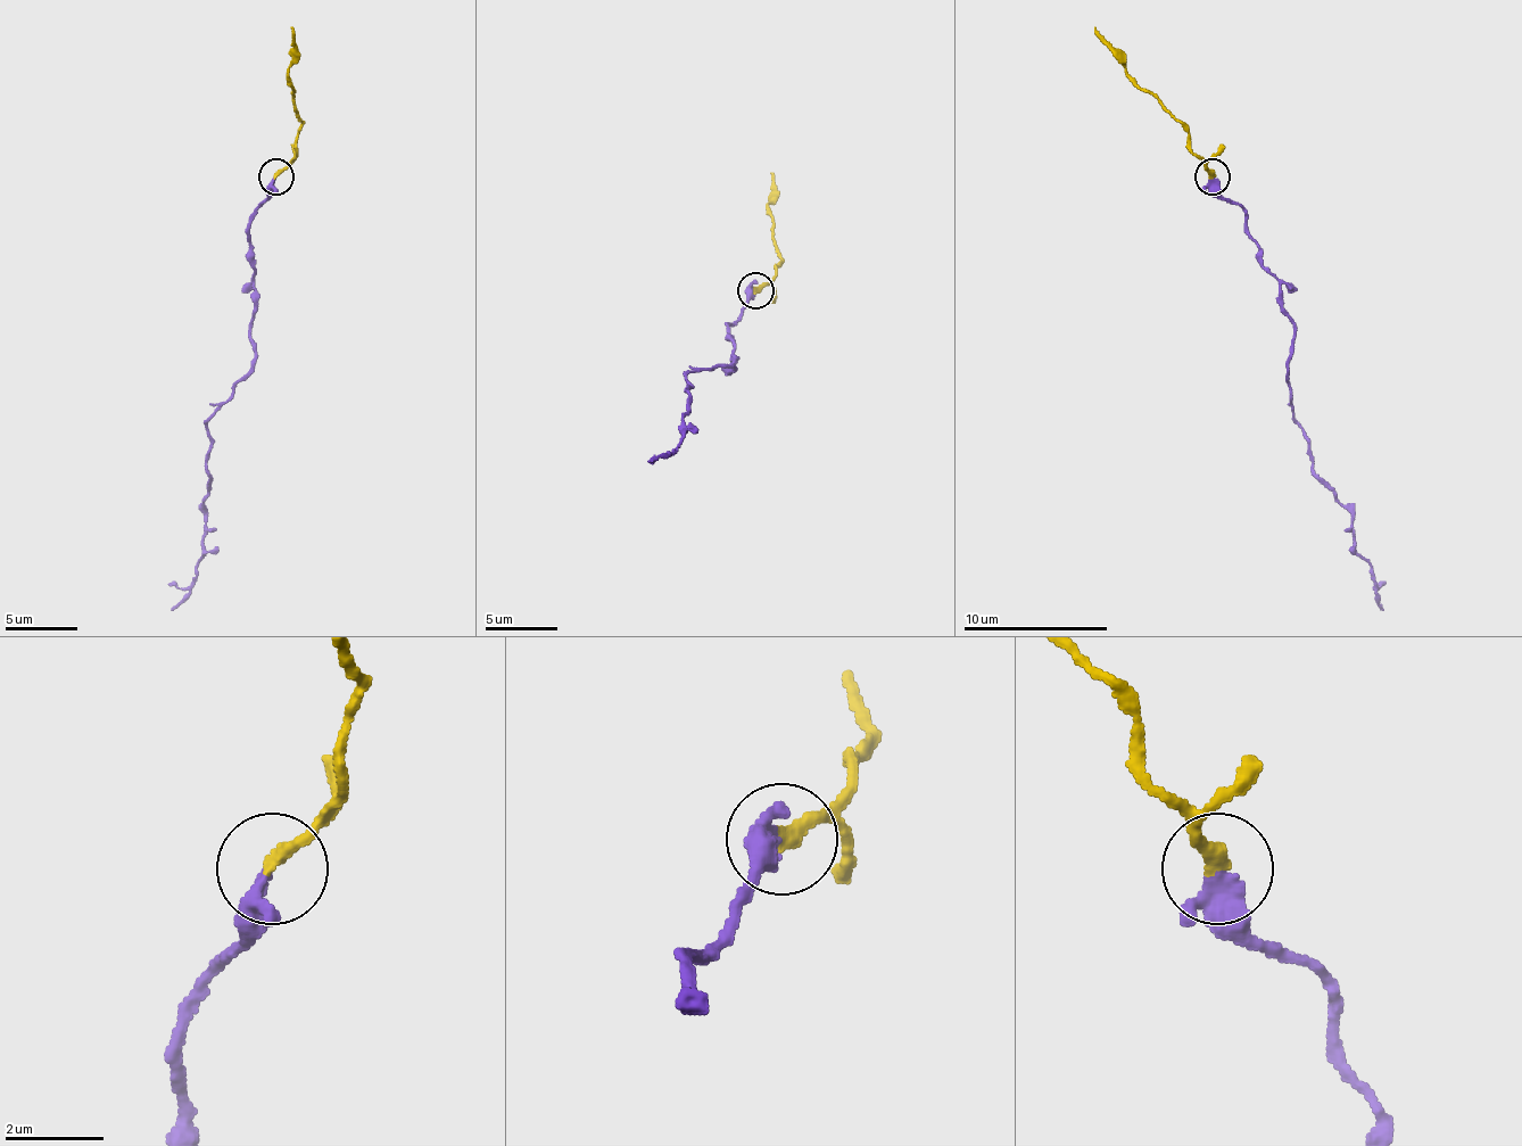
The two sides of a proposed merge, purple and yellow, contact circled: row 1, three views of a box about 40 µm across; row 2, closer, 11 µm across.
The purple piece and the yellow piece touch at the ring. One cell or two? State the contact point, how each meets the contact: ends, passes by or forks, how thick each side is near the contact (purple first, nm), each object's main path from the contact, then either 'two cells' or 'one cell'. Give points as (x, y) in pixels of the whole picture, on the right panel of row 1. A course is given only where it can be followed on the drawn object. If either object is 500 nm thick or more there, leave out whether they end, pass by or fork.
at (1212, 176); purple passes by; yellow ends there; 280 nm thick on the purple side, 320 nm on the other; purple runs (1212, 175), (1280, 283), (1295, 327), (1295, 418), (1312, 471), (1351, 514), (1351, 547), (1384, 609); yellow runs (1212, 175), (1190, 147), (1182, 125), (1132, 75), (1095, 27); one cell

